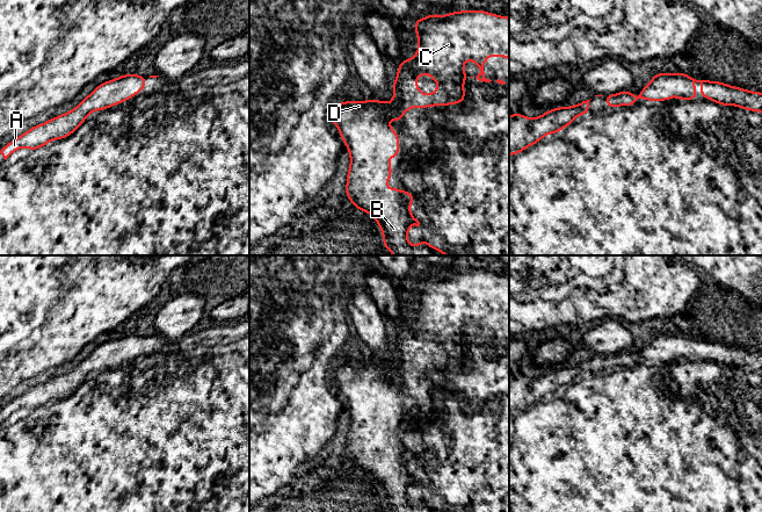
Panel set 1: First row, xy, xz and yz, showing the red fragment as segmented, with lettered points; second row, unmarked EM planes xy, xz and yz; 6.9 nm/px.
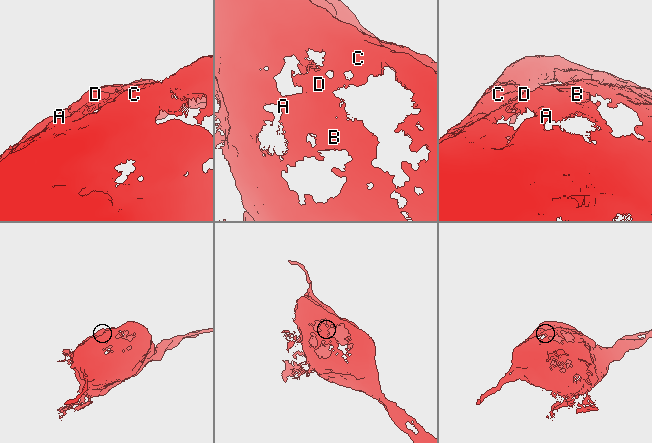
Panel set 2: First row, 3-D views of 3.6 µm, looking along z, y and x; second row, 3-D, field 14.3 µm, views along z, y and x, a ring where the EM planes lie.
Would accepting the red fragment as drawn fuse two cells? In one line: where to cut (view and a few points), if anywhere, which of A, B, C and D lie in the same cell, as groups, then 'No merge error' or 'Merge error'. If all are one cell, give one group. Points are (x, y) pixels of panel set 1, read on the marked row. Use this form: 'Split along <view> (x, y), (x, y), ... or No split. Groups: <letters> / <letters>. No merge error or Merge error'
No split. Groups: A B C D. No merge error

